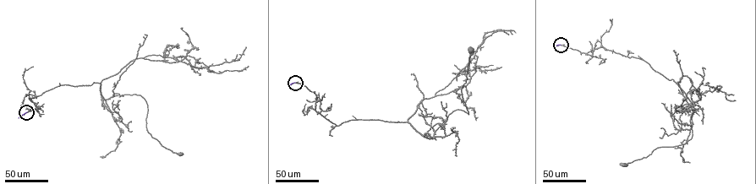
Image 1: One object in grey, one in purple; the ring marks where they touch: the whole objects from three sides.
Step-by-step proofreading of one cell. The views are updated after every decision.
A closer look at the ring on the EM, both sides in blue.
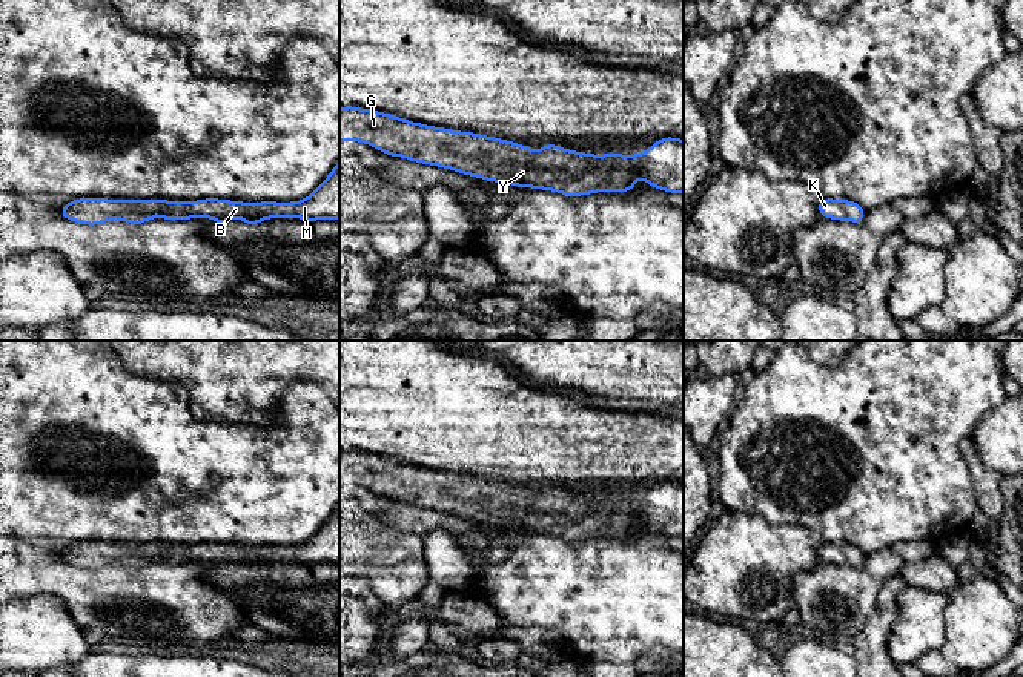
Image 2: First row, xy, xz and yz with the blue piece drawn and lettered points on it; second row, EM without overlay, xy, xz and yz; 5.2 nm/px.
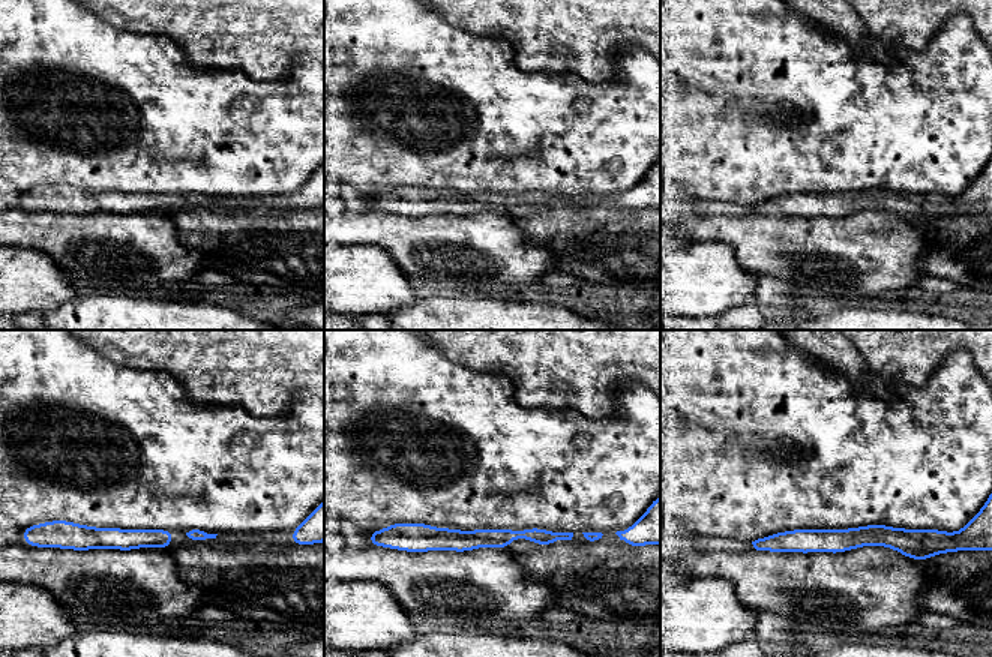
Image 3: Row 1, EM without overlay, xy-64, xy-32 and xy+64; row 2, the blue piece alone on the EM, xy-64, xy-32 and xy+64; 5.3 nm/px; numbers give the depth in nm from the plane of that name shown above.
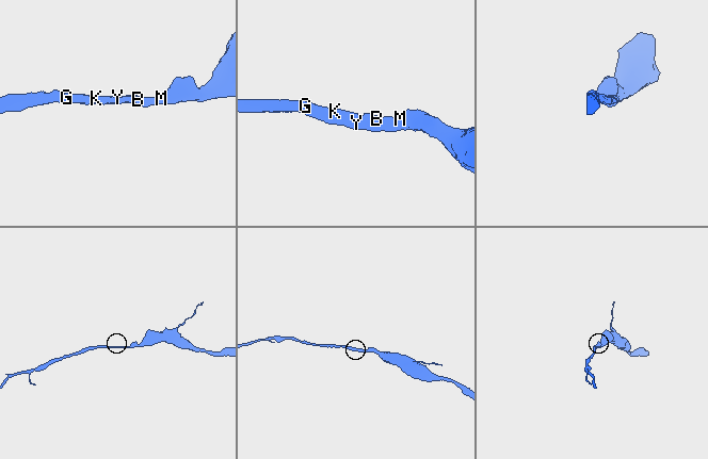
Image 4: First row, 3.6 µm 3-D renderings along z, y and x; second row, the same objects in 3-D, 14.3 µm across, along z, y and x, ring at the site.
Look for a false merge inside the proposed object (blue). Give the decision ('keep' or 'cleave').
keep

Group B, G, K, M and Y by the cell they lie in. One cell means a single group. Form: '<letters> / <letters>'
B G K M Y

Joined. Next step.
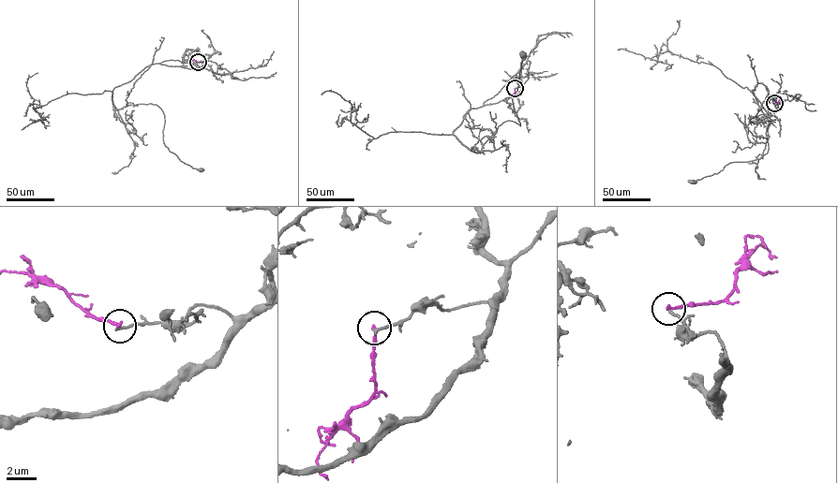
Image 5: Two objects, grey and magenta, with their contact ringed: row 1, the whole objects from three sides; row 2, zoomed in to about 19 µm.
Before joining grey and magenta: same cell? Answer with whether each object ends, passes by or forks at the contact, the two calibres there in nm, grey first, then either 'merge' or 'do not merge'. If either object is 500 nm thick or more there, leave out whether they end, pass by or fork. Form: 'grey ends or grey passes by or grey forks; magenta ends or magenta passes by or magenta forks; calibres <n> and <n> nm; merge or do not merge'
grey ends; magenta ends; calibres 190 and 200 nm; do not merge

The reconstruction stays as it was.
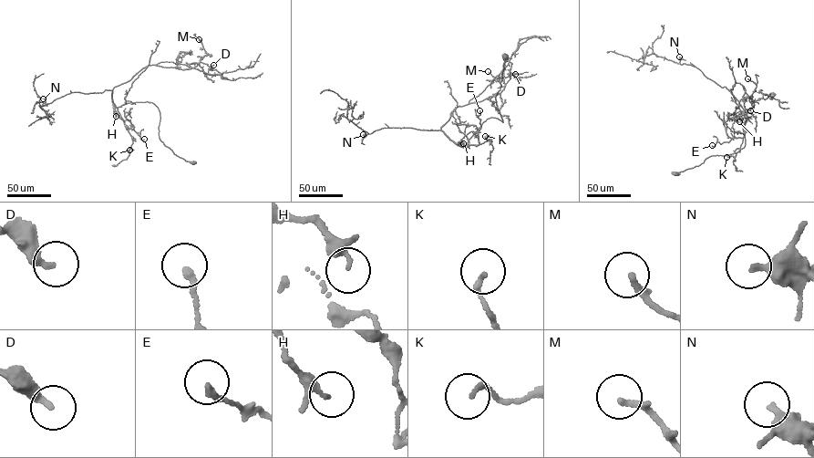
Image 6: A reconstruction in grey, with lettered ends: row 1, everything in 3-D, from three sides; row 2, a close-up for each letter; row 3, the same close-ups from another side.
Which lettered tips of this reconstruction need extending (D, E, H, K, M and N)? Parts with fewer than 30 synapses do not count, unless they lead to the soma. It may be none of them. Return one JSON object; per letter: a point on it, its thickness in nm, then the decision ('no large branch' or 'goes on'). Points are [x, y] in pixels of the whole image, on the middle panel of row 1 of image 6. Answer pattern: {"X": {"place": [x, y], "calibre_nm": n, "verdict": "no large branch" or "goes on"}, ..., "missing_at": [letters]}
{"D": {"place": [515, 74], "calibre_nm": 280, "verdict": "no large branch"}, "E": {"place": [479, 110], "calibre_nm": 200, "verdict": "no large branch"}, "H": {"place": [463, 143], "calibre_nm": 150, "verdict": "no large branch"}, "K": {"place": [485, 136], "calibre_nm": 160, "verdict": "no large branch"}, "M": {"place": [488, 71], "calibre_nm": 190, "verdict": "goes on"}, "N": {"place": [363, 134], "calibre_nm": 280, "verdict": "no large branch"}, "missing_at": ["M"]}

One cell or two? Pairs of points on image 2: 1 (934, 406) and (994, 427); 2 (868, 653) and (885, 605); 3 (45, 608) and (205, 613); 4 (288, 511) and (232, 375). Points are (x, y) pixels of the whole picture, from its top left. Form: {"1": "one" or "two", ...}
{"1": "two", "2": "one", "3": "two", "4": "two"}

